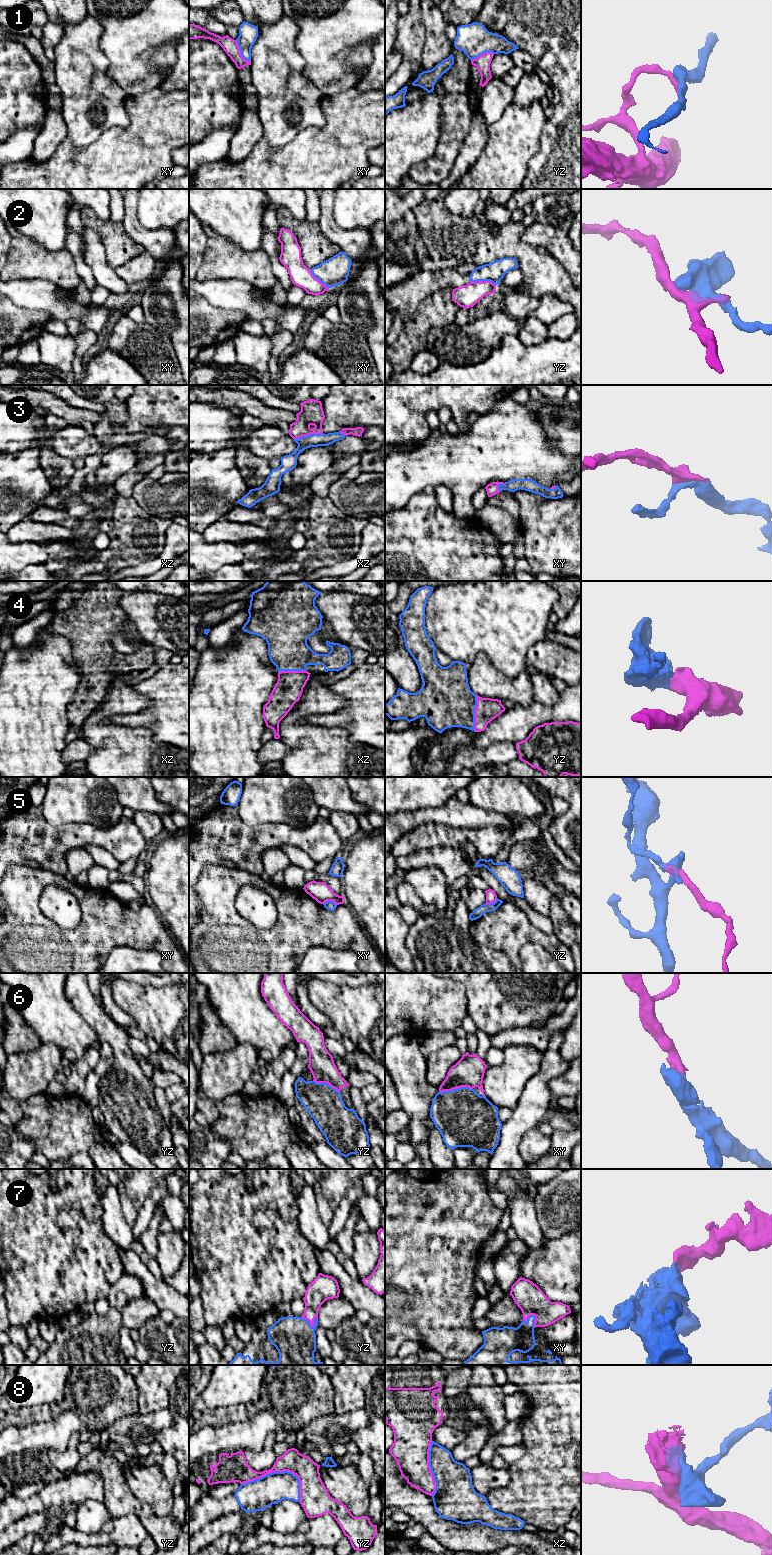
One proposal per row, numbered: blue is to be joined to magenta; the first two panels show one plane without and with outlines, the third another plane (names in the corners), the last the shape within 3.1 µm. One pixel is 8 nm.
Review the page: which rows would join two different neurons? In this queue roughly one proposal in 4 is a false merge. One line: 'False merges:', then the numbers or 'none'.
False merges: 1, 2, 5, 8

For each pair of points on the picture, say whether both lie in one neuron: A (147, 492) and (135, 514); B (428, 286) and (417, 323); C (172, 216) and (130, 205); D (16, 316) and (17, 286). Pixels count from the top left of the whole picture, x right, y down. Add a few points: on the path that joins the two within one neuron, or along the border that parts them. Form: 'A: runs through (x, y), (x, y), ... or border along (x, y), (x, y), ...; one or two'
A: border along (132, 496), (151, 514), (161, 517); two
B: border along (424, 299), (422, 302); two
C: border along (137, 199), (137, 219), (144, 227), (148, 228); two
D: border along (10, 299), (18, 306), (39, 310); two

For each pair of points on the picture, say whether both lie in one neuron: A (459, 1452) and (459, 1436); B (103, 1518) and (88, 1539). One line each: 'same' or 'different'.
A: different
B: different

